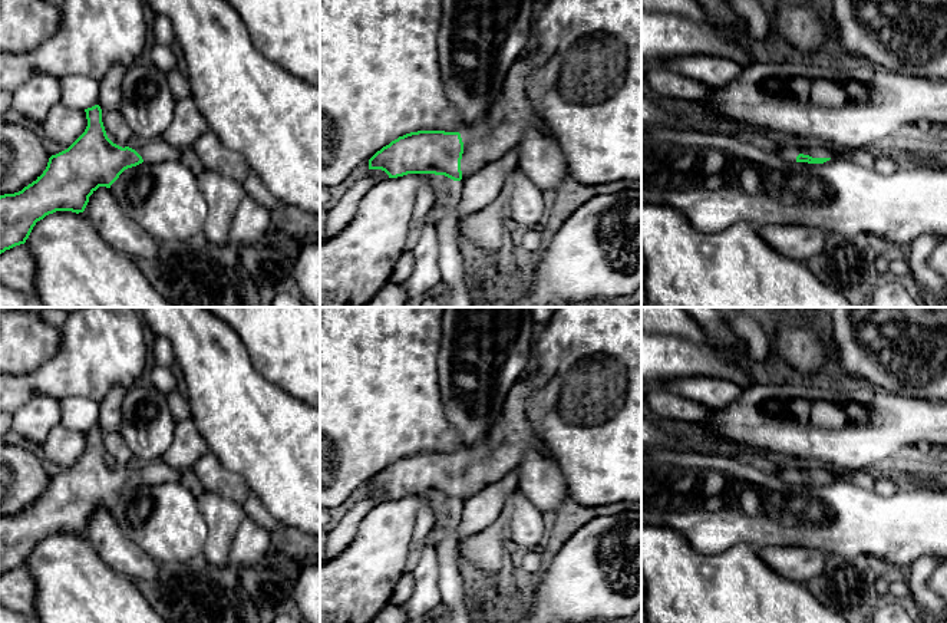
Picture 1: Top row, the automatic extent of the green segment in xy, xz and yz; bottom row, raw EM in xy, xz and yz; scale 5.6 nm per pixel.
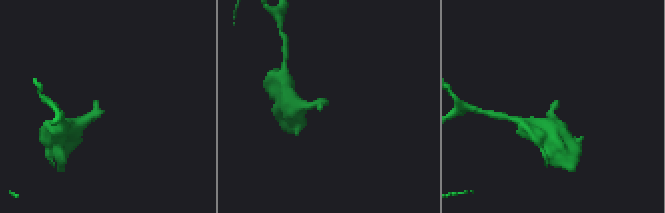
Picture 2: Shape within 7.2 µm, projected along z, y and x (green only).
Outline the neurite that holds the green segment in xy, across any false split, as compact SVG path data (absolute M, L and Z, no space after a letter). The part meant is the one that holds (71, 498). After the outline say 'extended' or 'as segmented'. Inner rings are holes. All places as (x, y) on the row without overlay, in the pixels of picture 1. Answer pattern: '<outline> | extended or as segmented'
M99 426L85 431L88 448L85 454L65 472L52 477L47 488L36 502L14 515L0 517L0 576L24 566L37 543L56 533L83 534L89 518L99 510L110 507L119 497L142 484L159 485L179 482L182 472L166 465L161 458L138 464L135 469L113 465L102 444Z | extended

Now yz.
M786 462L782 478L796 484L824 485L835 478L835 471L822 462Z | extended

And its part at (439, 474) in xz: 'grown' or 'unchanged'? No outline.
grown

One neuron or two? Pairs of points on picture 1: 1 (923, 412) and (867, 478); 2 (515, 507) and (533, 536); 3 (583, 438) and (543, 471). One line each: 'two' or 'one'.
1: two
2: one
3: two

